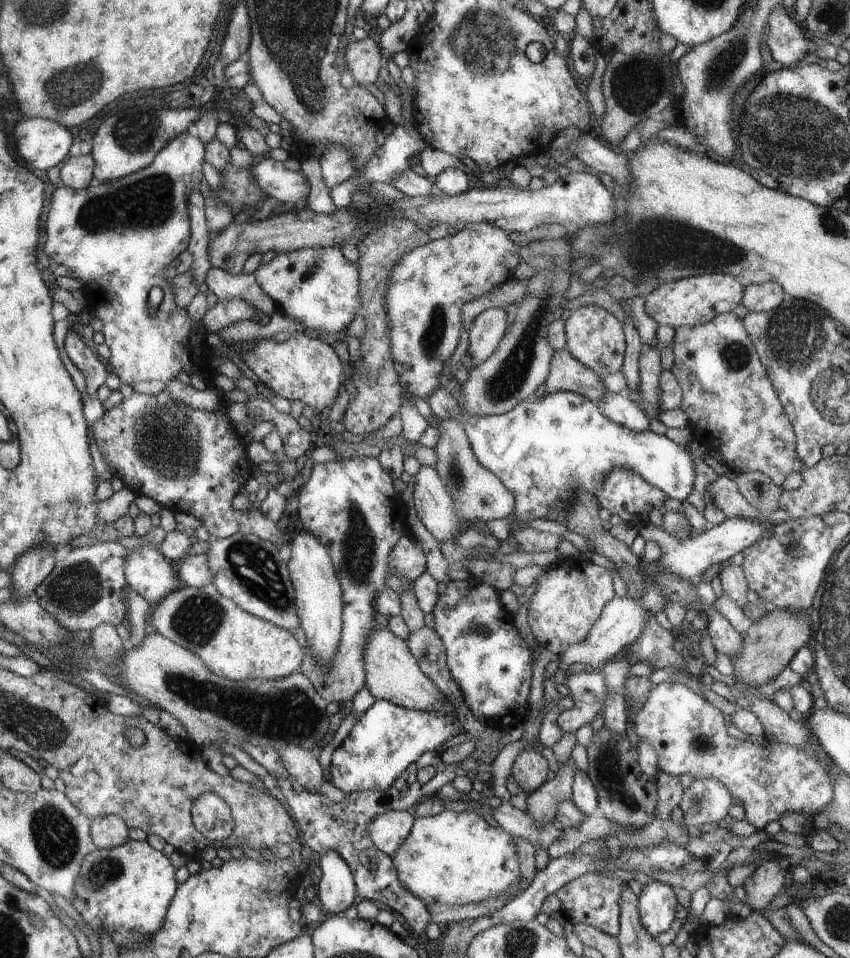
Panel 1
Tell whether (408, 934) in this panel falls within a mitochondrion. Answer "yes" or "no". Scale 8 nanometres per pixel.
no

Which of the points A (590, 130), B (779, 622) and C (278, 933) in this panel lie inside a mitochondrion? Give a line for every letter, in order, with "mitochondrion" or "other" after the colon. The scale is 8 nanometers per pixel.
A: other
B: other
C: other

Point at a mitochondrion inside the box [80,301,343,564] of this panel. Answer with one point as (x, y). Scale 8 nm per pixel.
(152, 433)

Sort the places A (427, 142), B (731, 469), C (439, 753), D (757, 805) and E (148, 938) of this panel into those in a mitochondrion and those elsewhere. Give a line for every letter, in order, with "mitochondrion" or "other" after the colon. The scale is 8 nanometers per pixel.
A: other
B: other
C: other
D: other
E: other

